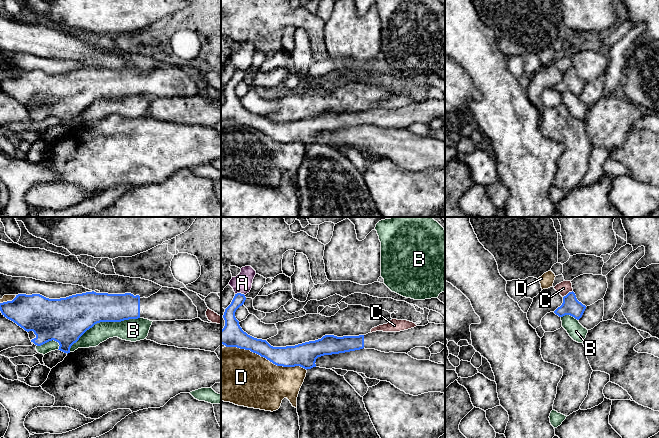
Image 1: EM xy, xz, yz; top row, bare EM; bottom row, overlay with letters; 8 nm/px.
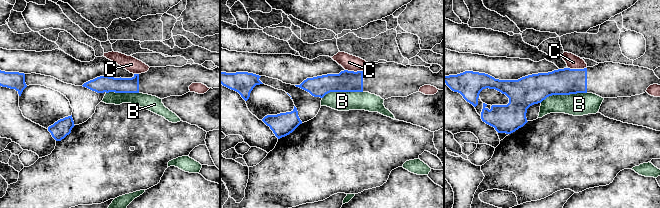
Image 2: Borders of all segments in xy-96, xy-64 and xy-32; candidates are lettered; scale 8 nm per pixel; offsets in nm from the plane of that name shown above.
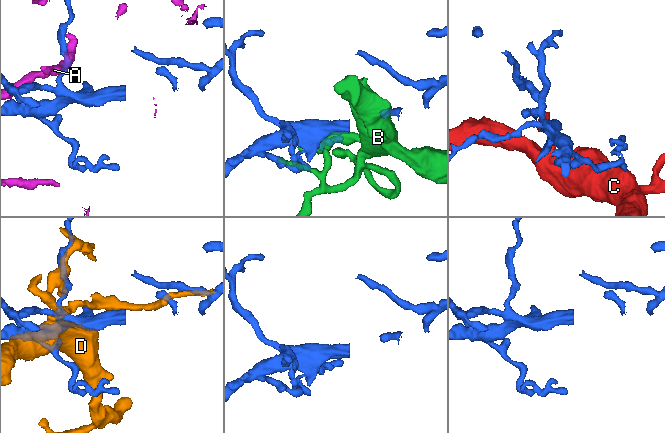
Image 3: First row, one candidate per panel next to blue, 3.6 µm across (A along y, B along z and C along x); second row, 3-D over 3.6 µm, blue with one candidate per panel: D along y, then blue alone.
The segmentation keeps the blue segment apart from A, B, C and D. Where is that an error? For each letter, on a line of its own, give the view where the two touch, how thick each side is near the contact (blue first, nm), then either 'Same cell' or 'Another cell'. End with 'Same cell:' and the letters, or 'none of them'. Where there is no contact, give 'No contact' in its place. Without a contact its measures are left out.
A: Touches blue in xz. Thickness 100 nm (blue) against 160 nm. Another cell
B: Touches blue in xy. Thickness 320 nm (blue) against 180 nm. Another cell
C: Touches blue in yz. Thickness 150 nm (blue) against 110 nm. Another cell
D: Touches blue in xz. Thickness 180 nm (blue) against 440 nm. Another cell
Same cell: none of them

